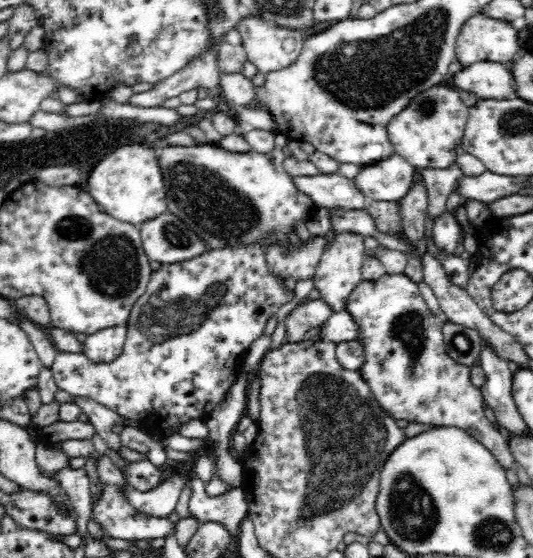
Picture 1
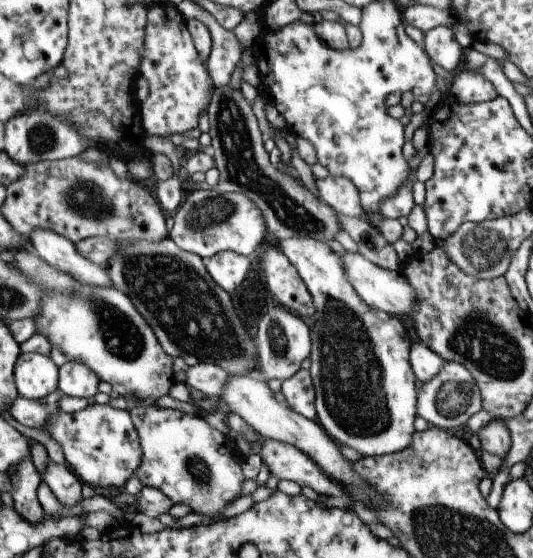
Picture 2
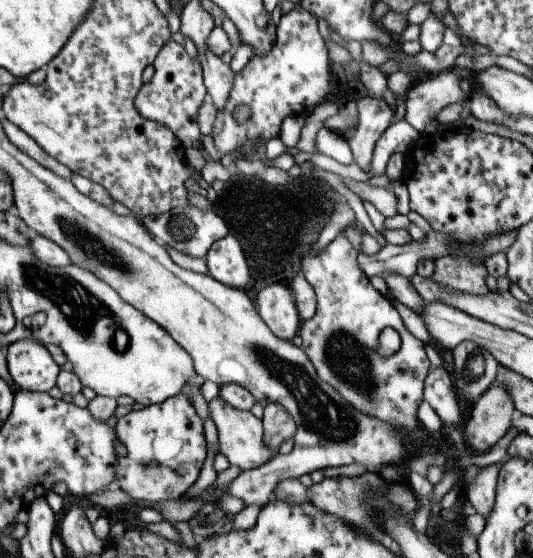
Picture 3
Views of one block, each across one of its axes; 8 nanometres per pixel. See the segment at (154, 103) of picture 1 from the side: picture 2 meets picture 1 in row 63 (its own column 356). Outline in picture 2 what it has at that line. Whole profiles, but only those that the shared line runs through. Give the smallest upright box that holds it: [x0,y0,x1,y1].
[316,175,363,217]

